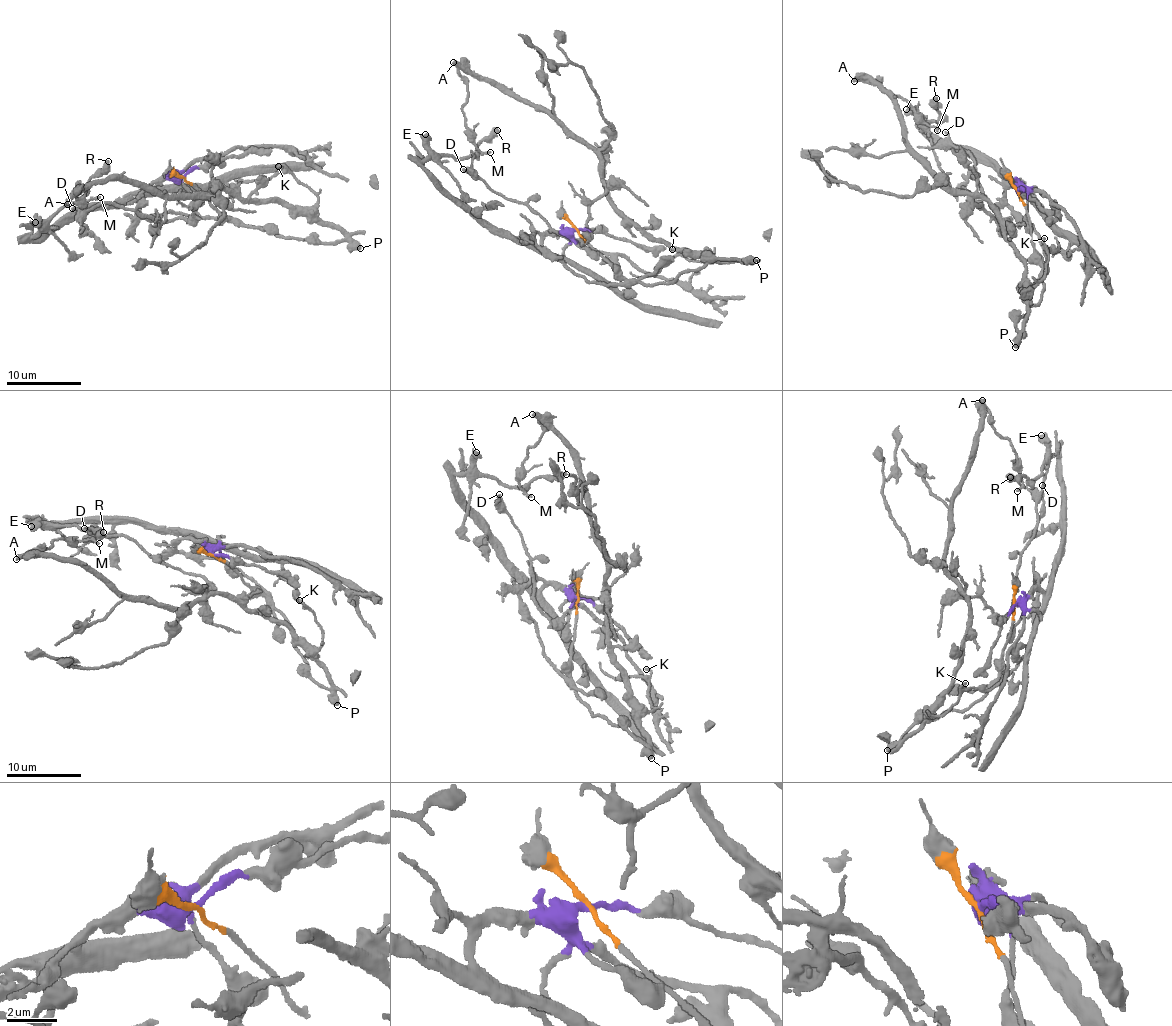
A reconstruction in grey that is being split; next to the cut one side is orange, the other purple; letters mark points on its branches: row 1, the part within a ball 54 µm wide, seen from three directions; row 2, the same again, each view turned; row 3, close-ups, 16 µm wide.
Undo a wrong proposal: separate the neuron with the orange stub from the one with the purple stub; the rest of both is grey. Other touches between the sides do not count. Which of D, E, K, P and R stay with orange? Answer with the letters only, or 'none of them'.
D, K, P

